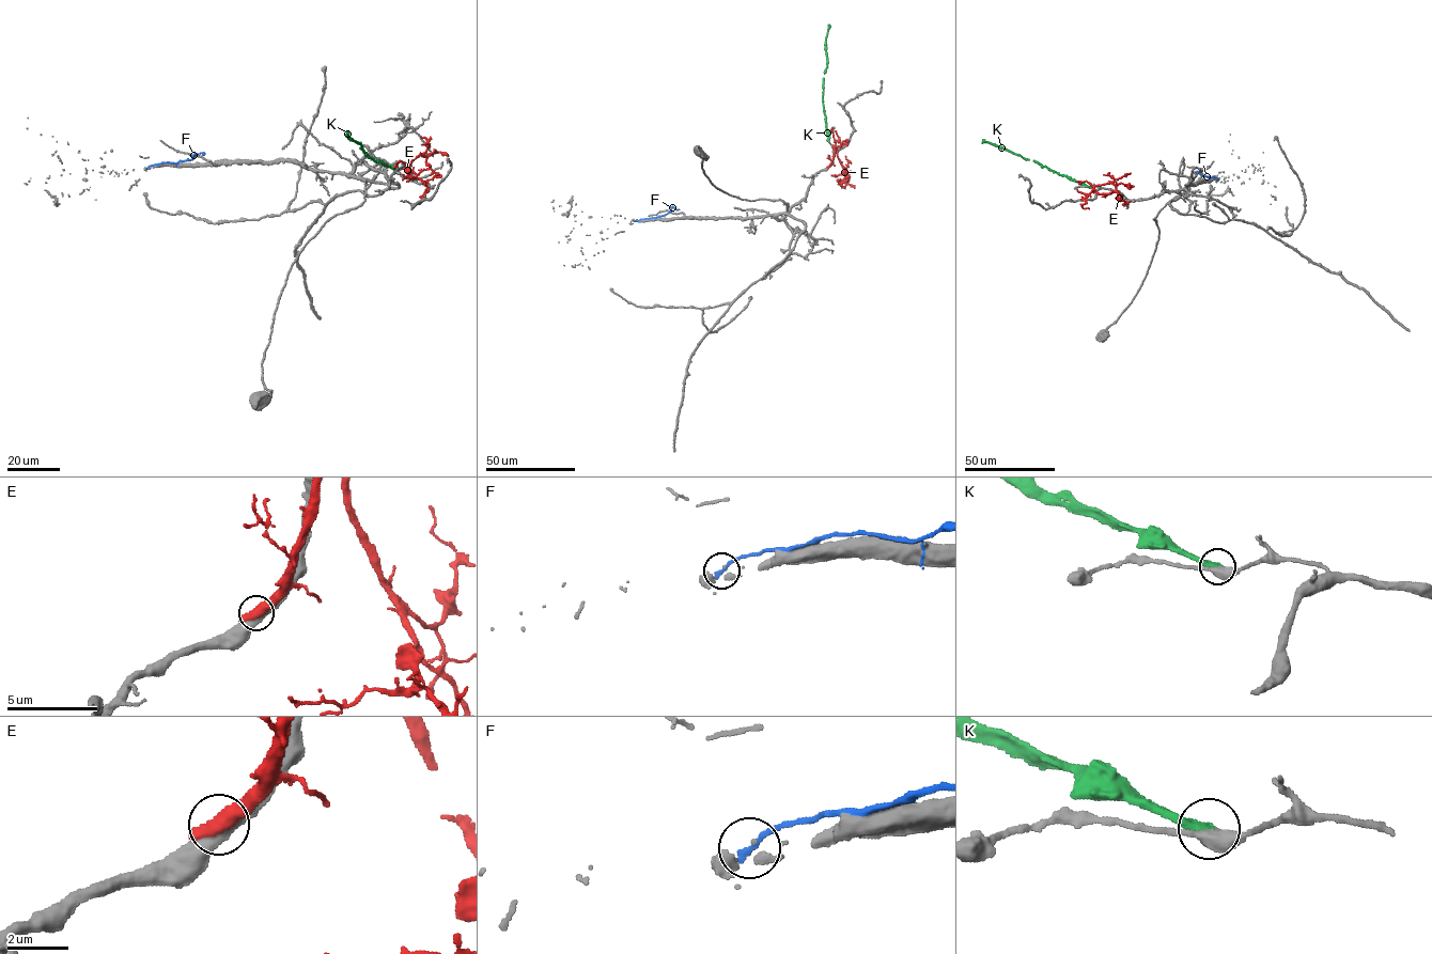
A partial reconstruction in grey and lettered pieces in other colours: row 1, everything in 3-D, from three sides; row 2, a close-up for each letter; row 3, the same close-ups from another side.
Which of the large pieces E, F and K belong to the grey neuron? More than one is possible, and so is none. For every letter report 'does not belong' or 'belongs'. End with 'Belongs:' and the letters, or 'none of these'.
E: does not belong
F: does not belong
K: does not belong
Belongs: none of these

